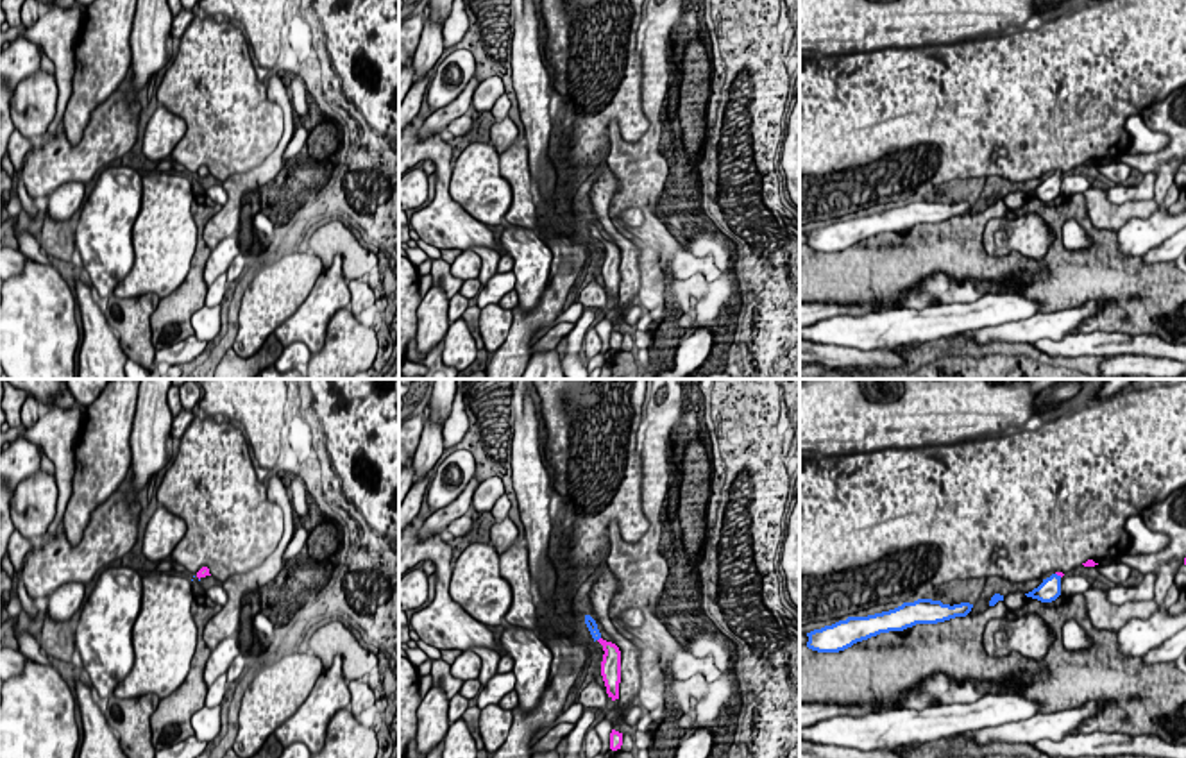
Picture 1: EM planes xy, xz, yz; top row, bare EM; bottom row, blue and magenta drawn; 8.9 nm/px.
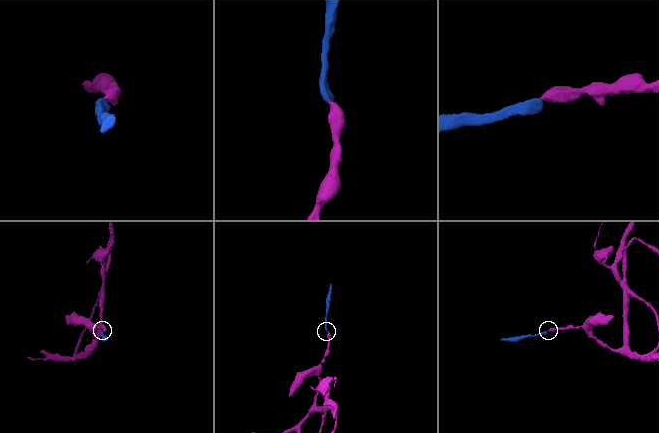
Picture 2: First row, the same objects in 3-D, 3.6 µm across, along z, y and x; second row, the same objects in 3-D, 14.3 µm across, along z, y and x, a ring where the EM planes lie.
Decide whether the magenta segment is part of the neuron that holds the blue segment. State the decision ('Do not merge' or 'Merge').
Merge

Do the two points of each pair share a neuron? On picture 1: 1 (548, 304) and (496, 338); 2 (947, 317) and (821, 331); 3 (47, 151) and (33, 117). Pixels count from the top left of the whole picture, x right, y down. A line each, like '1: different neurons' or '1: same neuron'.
1: different neurons
2: same neuron
3: different neurons

